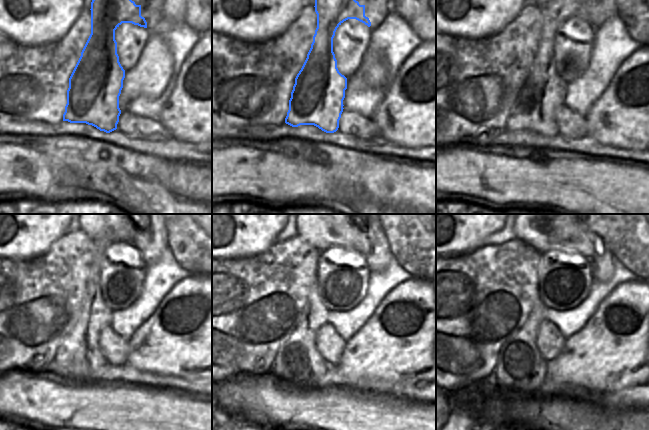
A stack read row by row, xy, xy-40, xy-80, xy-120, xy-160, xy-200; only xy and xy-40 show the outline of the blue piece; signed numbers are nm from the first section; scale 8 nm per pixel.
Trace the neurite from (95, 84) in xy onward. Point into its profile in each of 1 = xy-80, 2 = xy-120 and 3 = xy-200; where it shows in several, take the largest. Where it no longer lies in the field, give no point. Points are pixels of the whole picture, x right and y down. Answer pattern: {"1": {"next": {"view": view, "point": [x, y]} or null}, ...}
{"1": {"next": {"view": "xy-80", "point": [543, 92]}}, "2": {"next": {"view": "xy-120", "point": [78, 355]}}, "3": {"next": {"view": "xy-200", "point": [520, 366]}}}

